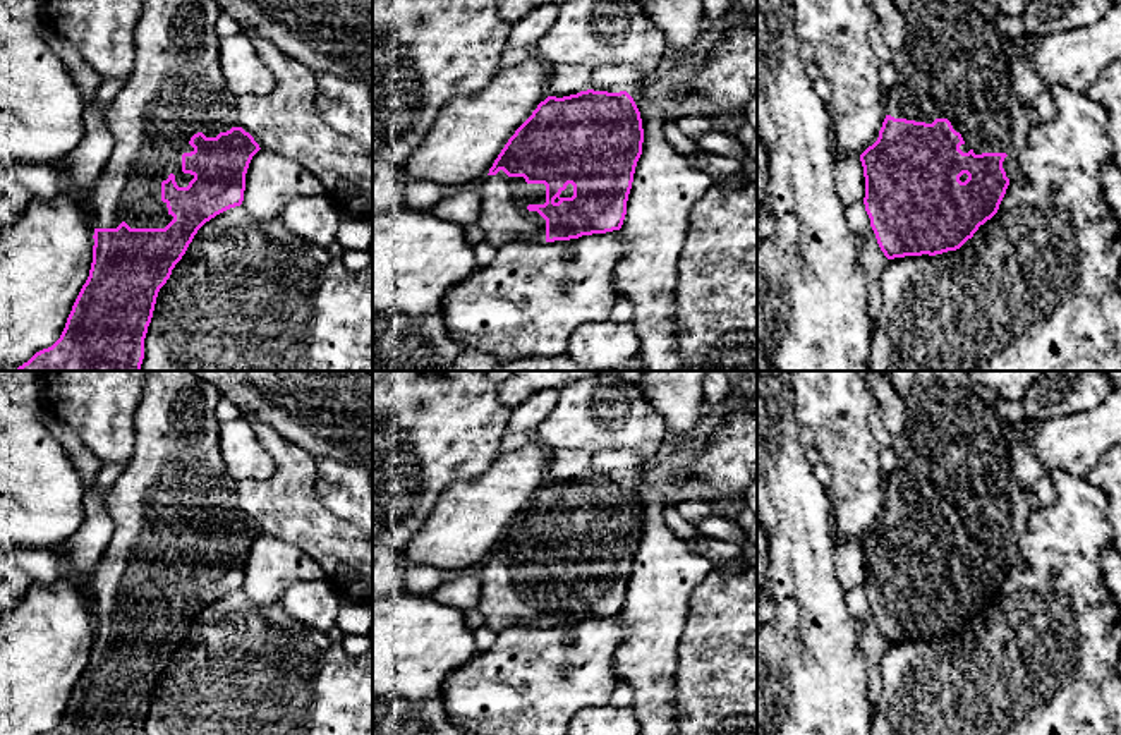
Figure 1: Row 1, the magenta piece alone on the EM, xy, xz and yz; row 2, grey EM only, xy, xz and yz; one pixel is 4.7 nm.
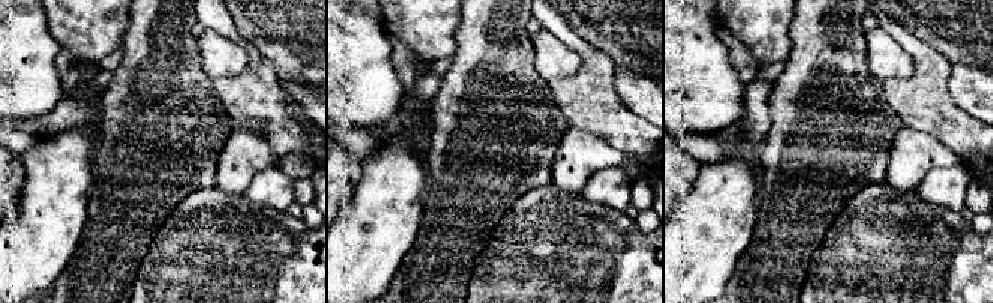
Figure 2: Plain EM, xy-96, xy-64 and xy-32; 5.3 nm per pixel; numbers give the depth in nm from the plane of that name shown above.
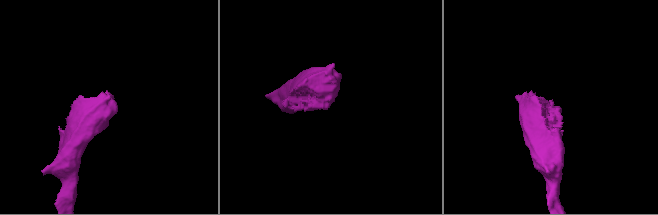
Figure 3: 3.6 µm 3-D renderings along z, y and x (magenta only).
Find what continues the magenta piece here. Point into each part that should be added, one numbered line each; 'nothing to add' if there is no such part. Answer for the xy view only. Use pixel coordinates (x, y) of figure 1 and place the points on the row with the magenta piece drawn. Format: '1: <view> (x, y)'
1: xy (175, 90)

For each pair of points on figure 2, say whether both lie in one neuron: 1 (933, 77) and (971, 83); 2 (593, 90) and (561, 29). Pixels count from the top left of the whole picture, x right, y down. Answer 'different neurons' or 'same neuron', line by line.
1: different neurons
2: same neuron

